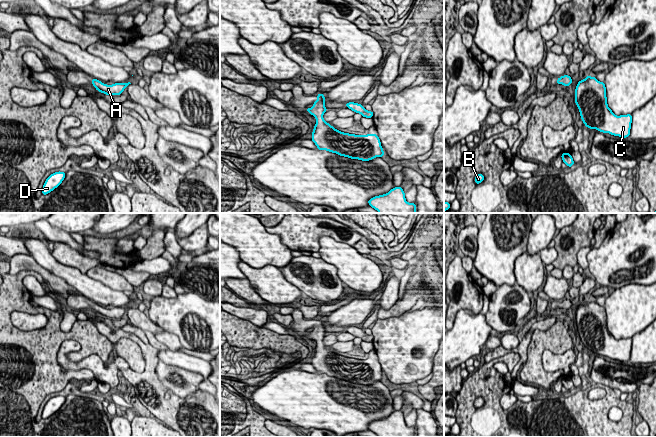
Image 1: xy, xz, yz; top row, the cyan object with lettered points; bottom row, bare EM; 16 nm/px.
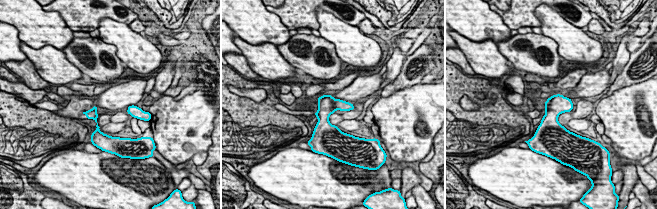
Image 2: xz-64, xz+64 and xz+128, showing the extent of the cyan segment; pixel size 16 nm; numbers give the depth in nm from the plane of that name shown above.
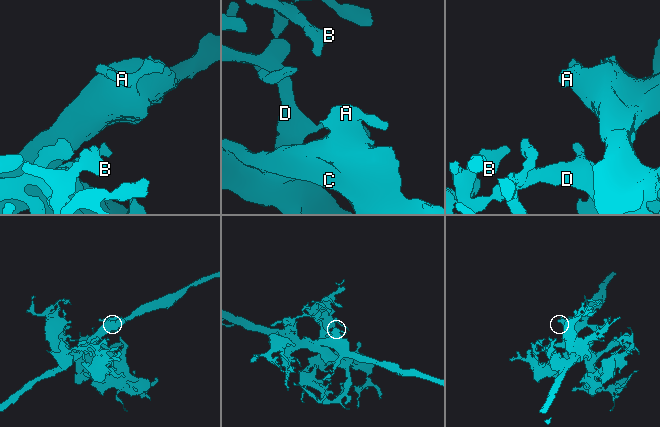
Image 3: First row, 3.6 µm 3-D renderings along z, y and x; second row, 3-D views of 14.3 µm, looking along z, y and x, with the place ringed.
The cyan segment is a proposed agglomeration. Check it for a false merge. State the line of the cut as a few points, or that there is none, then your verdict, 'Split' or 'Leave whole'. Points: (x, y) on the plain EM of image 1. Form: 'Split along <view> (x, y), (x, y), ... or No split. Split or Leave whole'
No split. Leave whole

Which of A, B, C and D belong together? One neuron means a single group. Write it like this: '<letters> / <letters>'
A B C D

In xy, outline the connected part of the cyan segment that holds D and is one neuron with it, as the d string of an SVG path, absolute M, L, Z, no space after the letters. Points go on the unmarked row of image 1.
M61 395L52 397L44 406L44 409L42 412L42 419L47 419L55 412L57 412L62 407L65 400L66 400L66 397Z

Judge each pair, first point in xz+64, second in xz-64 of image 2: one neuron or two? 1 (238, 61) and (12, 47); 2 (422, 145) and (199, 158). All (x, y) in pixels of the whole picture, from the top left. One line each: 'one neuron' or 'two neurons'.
1: two neurons
2: two neurons

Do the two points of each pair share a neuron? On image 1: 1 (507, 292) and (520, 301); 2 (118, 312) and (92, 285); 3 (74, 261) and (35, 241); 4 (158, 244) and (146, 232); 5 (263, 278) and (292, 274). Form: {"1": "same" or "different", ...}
{"1": "same", "2": "different", "3": "different", "4": "different", "5": "different"}

